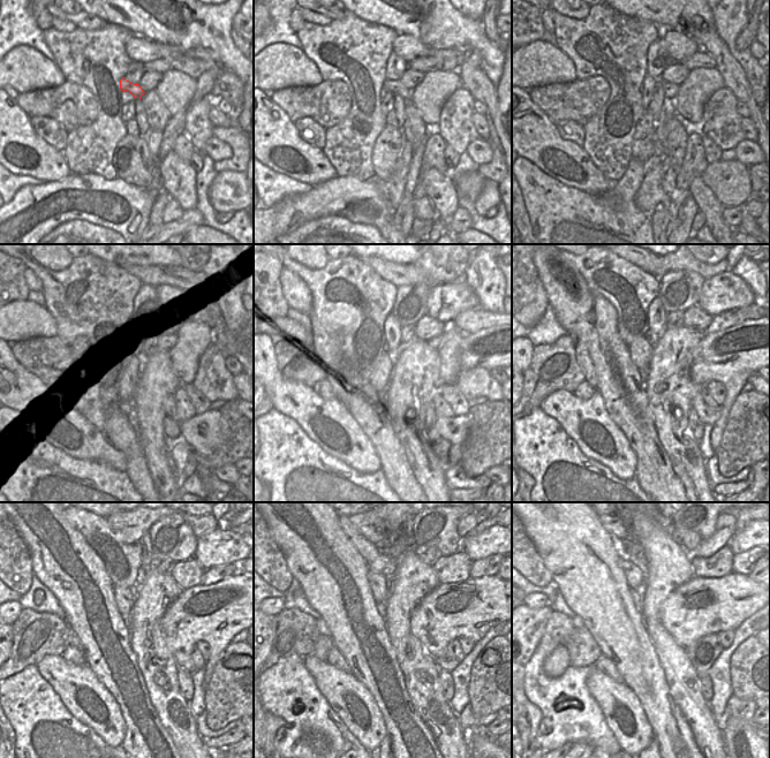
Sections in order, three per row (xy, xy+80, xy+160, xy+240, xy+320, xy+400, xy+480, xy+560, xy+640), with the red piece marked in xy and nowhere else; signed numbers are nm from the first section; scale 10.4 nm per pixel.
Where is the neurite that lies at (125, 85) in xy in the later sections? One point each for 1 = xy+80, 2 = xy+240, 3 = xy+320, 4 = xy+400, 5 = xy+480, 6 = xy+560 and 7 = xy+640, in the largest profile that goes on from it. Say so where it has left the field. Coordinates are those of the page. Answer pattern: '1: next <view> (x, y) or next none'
1: next xy+80 (397, 88)
2: next xy+240 (159, 342)
3: next xy+320 (433, 342)
4: next xy+400 (724, 320)
5: next xy+480 (213, 575)
6: next xy+560 (488, 566)
7: next xy+640 (744, 563)

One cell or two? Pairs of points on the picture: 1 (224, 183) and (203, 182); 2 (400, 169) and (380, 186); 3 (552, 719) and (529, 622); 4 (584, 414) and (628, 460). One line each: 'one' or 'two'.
1: two
2: two
3: two
4: one

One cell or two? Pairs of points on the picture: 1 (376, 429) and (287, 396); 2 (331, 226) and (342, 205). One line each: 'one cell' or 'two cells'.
1: two cells
2: two cells

